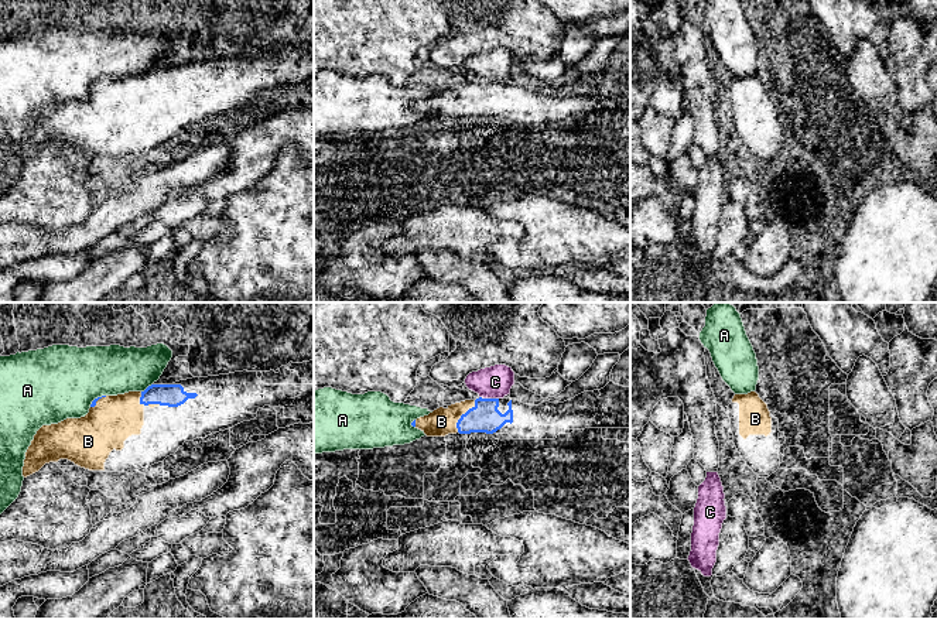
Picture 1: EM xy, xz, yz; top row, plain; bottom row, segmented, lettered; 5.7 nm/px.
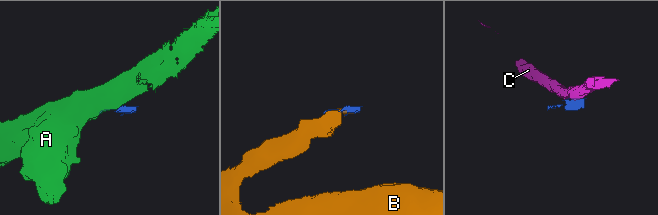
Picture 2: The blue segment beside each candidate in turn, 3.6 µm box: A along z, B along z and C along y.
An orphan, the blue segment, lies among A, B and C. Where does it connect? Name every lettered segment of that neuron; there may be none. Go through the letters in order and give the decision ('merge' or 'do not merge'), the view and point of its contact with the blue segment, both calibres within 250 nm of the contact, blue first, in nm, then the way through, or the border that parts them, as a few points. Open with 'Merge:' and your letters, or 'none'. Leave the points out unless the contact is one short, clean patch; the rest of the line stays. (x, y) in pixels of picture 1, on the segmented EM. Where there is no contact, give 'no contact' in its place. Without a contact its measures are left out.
Merge: B
A: do not merge; contact xy (147, 387); calibres 130 and 280 nm; border xy (151, 383), (142, 392)
B: merge; contact xz (461, 416); calibres 170 and 160 nm; way xz (485, 417), (461, 416), (441, 421)
C: do not merge; contact xz (491, 399); calibres 170 and 190 nm

